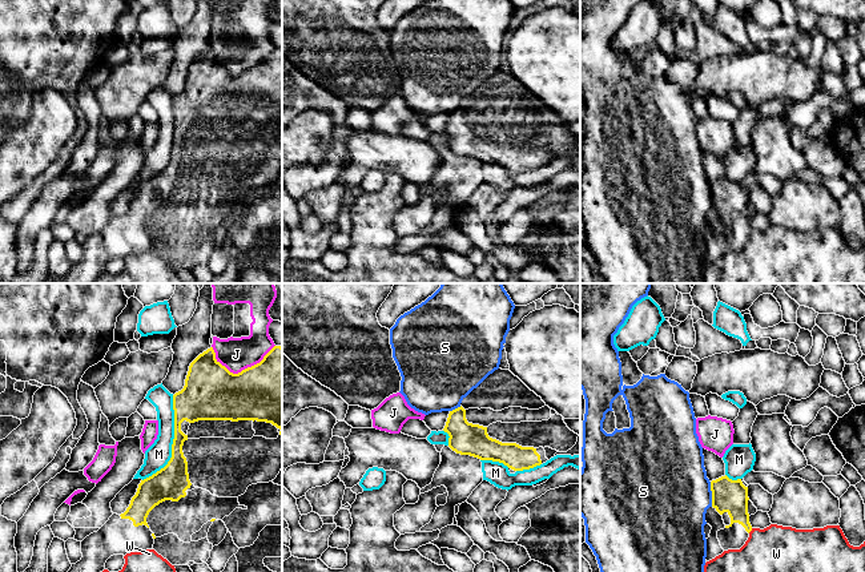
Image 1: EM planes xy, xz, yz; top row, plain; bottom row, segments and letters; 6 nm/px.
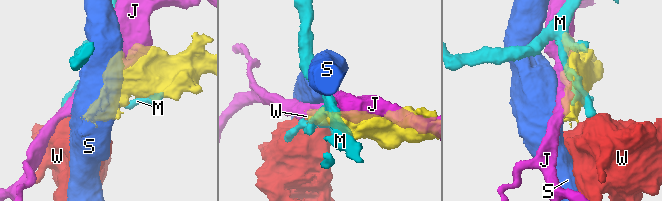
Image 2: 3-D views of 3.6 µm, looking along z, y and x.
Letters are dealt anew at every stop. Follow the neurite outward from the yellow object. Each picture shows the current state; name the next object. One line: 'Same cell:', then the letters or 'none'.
Same cell: none

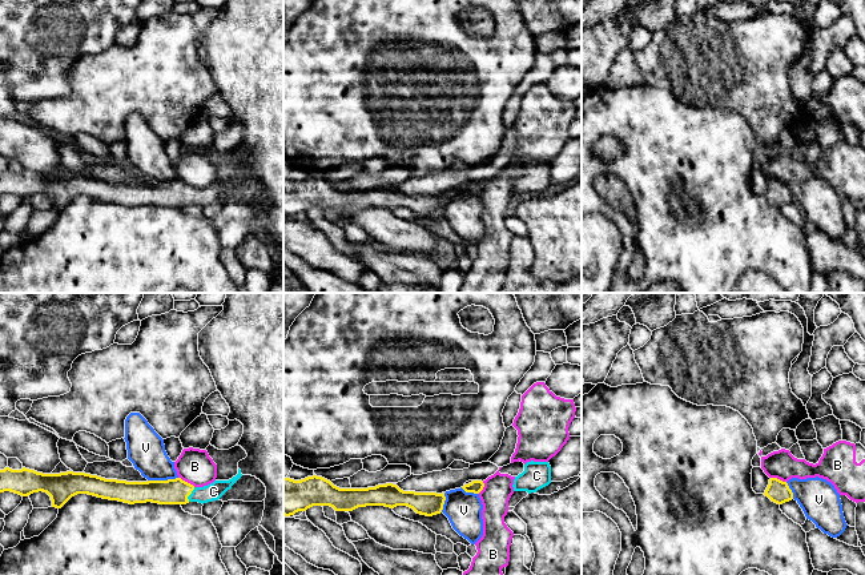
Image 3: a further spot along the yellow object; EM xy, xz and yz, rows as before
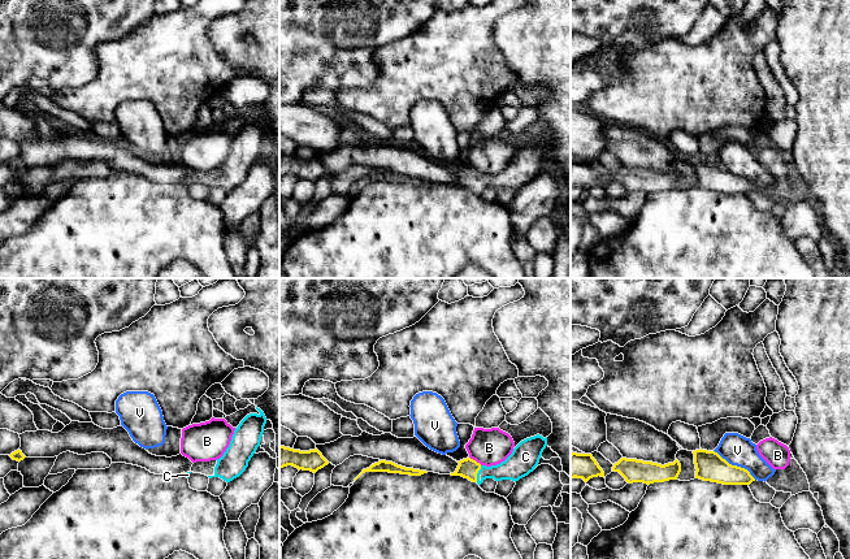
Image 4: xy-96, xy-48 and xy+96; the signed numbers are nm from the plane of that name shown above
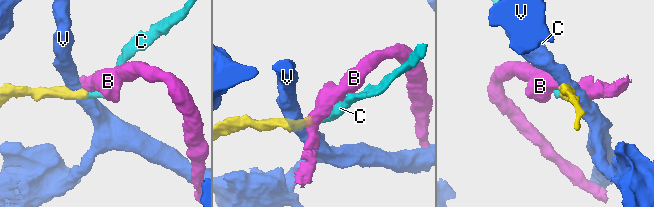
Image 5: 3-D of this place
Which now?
Same cell: C

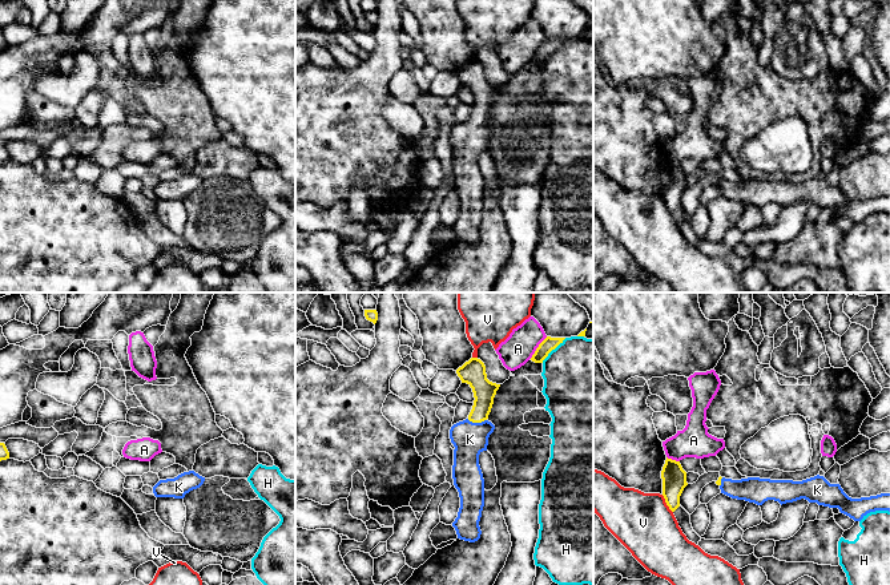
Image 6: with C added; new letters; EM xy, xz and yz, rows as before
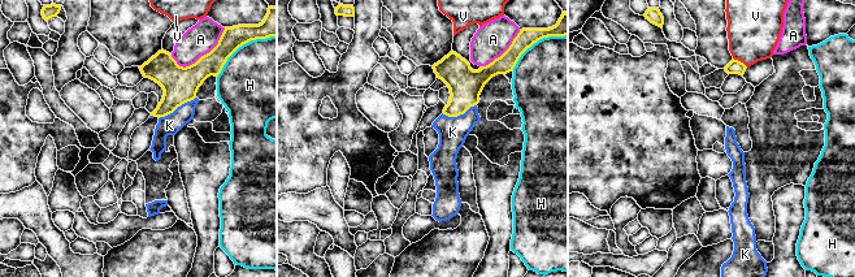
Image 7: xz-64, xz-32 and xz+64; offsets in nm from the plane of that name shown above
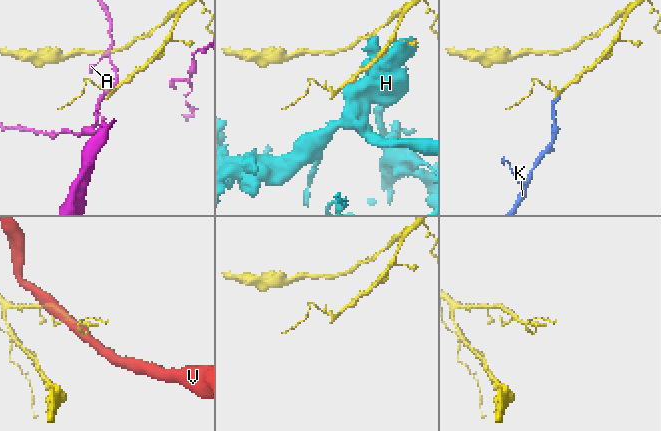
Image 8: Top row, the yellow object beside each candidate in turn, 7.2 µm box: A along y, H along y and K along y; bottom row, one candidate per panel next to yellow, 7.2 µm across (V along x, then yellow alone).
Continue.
Same cell: K

